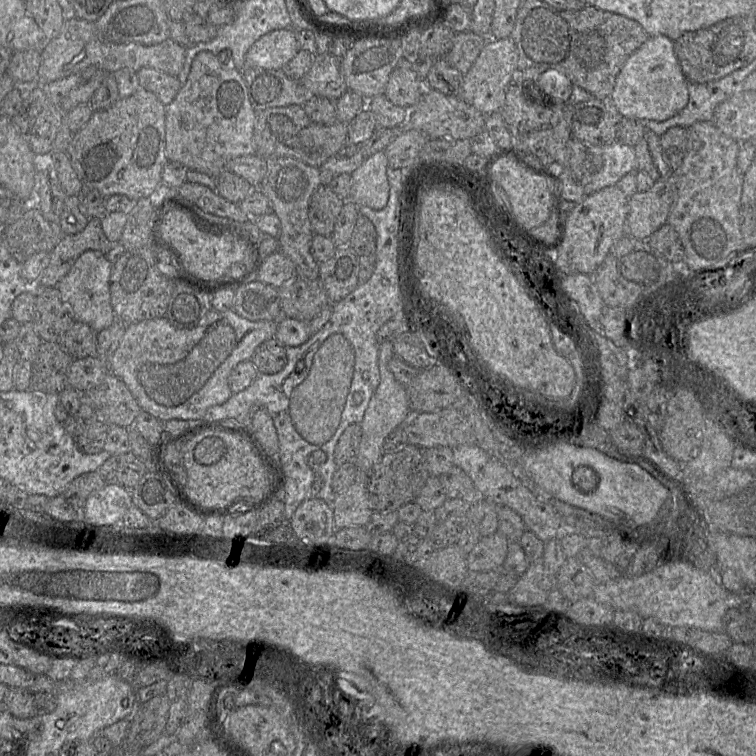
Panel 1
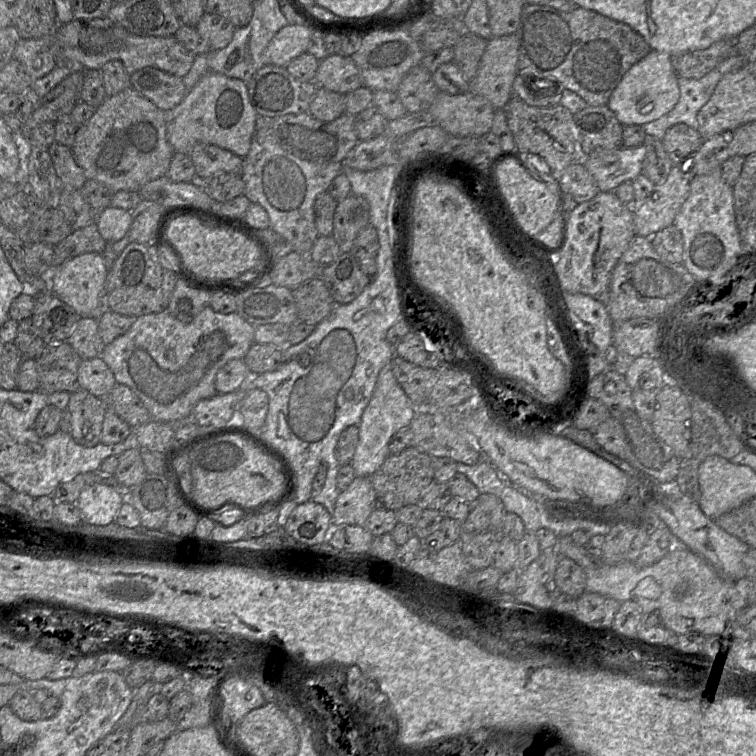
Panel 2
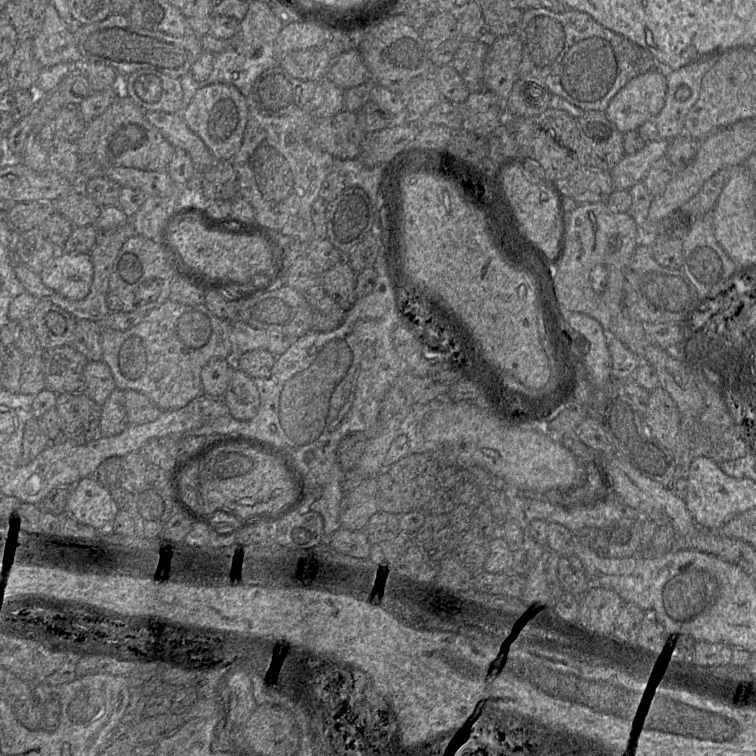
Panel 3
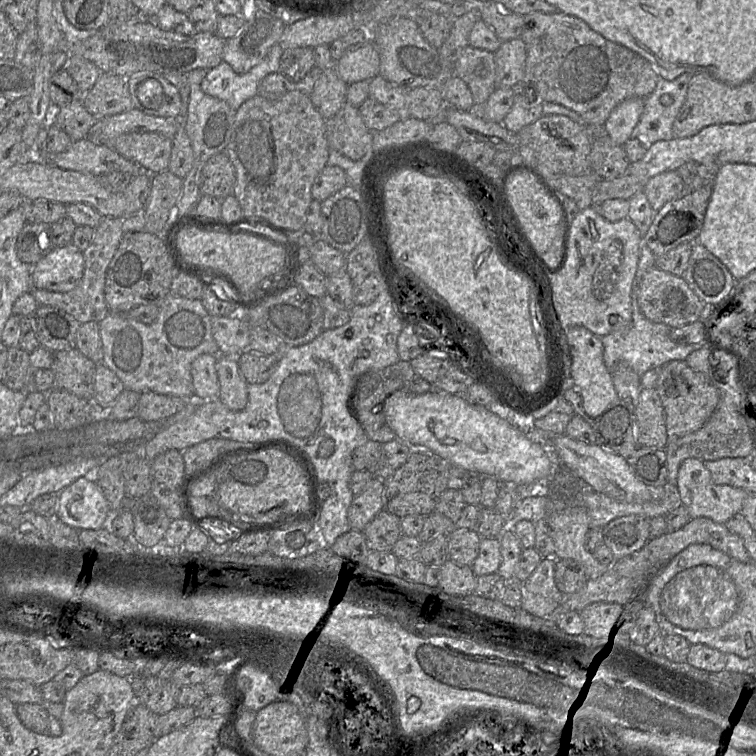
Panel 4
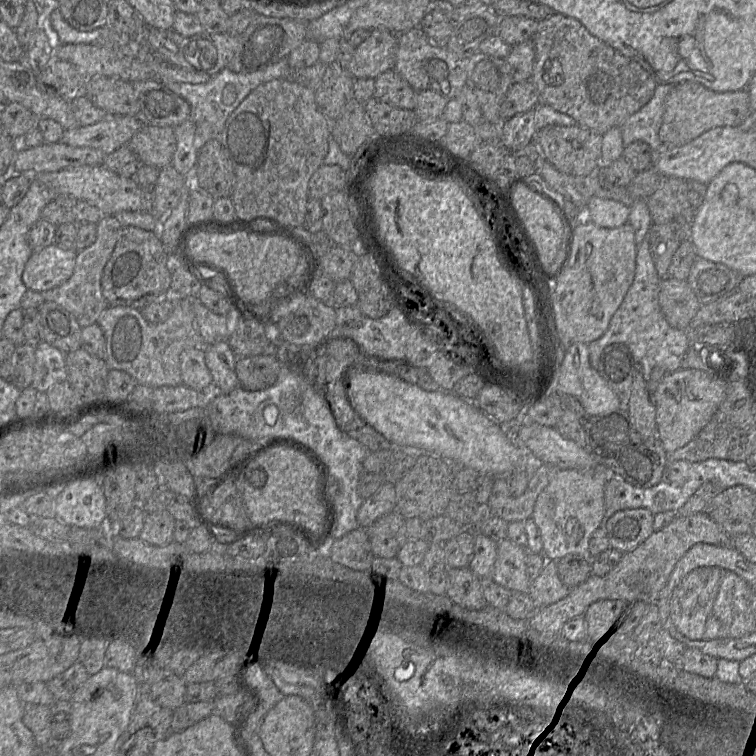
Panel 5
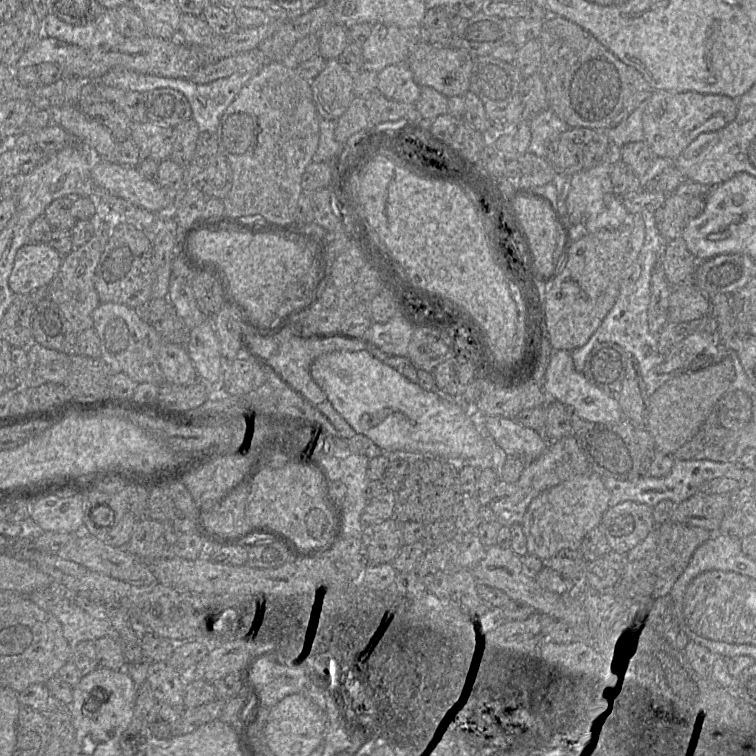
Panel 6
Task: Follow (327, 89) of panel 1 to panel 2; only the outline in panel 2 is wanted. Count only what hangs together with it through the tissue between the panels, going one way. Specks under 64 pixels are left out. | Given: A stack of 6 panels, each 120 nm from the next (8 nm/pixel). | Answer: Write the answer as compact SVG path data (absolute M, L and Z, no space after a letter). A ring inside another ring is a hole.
M330 54L319 61L314 82L318 87L346 94L362 86L360 72L351 58L341 54Z

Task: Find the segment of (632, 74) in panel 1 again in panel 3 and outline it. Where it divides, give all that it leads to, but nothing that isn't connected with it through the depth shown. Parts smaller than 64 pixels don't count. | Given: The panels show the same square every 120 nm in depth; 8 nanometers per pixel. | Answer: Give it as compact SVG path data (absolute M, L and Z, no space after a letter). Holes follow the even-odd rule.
M663 67L632 78L611 99L606 117L621 133L637 130L665 105L667 80Z

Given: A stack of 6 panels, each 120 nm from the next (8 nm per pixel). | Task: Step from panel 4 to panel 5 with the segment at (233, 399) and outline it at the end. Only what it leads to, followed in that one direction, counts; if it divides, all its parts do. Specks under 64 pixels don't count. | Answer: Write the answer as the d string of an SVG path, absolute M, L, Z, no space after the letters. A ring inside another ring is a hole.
M227 340L205 347L205 363L213 379L212 392L228 394L239 386L235 372L237 356Z

